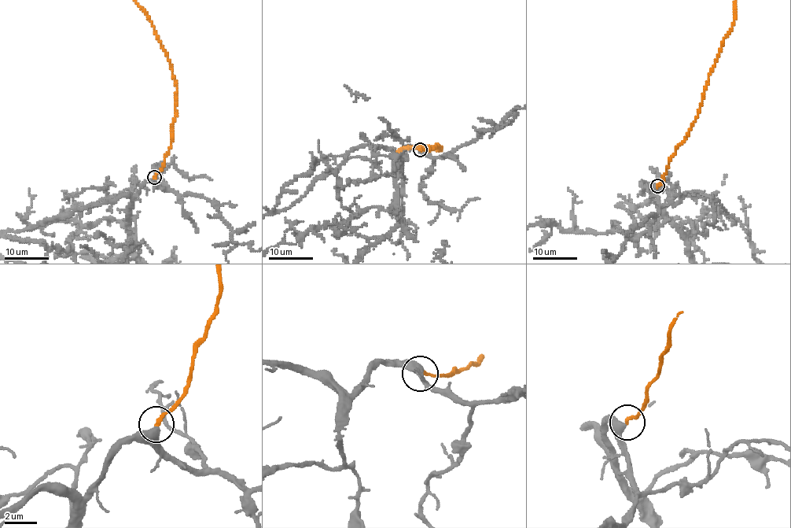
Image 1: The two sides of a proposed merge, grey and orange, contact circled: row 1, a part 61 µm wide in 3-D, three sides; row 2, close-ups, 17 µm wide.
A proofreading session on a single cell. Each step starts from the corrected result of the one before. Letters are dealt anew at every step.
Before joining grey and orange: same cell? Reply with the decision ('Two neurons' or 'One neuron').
One neuron

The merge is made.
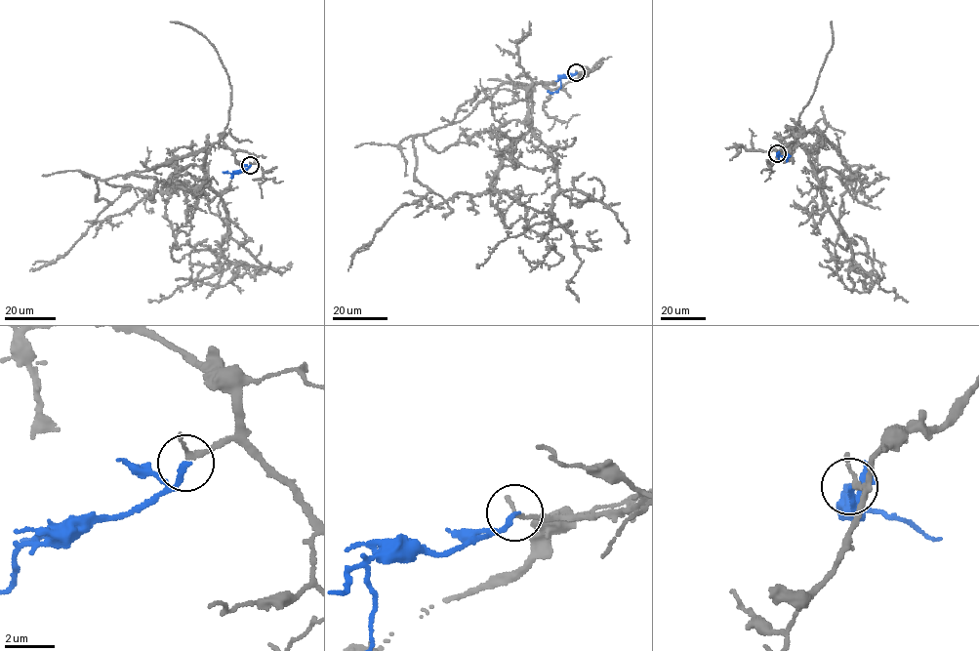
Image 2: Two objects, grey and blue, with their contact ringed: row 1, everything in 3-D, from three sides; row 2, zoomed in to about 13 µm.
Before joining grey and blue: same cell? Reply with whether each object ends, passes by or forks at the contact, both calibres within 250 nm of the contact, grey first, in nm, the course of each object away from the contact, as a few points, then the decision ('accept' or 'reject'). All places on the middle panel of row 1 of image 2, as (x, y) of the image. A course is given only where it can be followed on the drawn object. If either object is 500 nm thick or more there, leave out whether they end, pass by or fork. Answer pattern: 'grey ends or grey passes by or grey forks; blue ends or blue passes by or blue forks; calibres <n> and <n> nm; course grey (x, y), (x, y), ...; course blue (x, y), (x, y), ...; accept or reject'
grey passes by; blue ends; calibres 140 and 180 nm; course grey (576, 72), (554, 89), (501, 84), (460, 121), (417, 135), (415, 177), (428, 191), (398, 209), (347, 270); course blue (577, 72), (561, 77), (557, 92), (548, 91); accept

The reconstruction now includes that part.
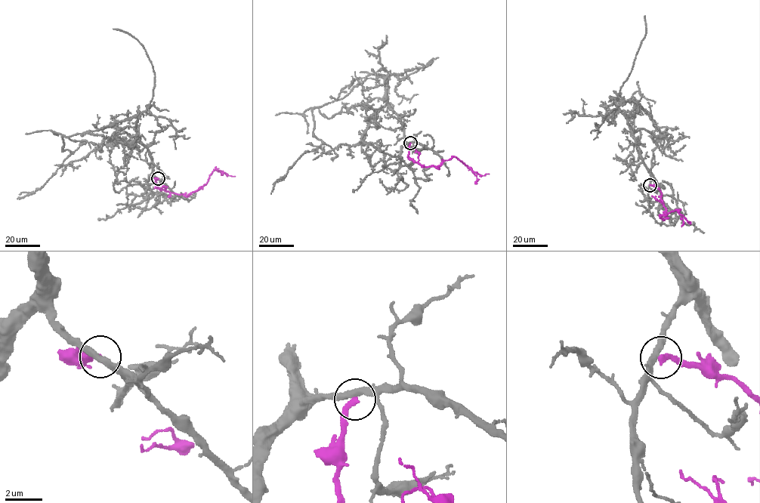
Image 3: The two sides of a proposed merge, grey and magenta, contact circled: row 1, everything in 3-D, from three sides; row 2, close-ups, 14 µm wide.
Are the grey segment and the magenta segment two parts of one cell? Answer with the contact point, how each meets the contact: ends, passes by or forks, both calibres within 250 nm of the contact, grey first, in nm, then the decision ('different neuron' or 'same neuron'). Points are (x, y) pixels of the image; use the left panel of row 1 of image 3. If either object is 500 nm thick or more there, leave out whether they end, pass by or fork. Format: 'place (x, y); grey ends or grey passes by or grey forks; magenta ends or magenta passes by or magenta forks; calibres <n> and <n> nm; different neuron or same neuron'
place (158, 178); grey passes by; magenta ends; calibres 340 and 300 nm; different neuron

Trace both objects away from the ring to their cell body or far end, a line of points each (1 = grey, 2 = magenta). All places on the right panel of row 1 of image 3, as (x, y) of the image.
1: (650, 185), (650, 173), (628, 120), (610, 96), (626, 102), (633, 98), (655, 121), (659, 150), (682, 161)
2: (650, 185), (659, 189), (666, 209), (666, 217), (661, 218), (659, 215), (677, 210), (683, 220), (681, 226)

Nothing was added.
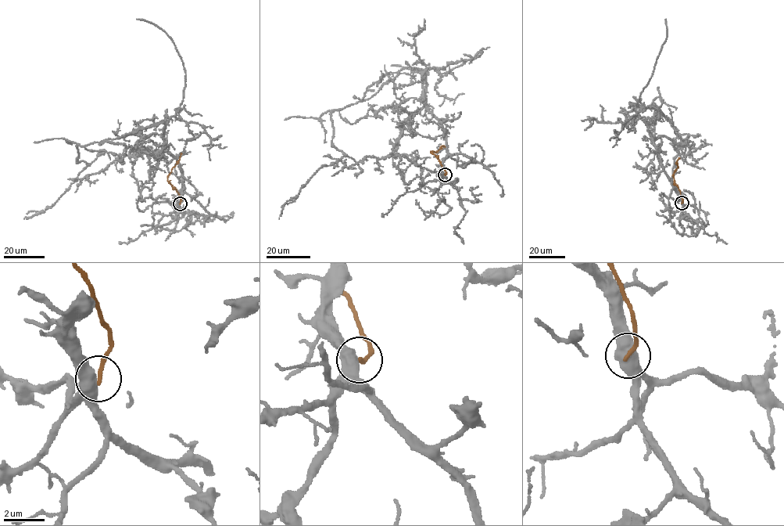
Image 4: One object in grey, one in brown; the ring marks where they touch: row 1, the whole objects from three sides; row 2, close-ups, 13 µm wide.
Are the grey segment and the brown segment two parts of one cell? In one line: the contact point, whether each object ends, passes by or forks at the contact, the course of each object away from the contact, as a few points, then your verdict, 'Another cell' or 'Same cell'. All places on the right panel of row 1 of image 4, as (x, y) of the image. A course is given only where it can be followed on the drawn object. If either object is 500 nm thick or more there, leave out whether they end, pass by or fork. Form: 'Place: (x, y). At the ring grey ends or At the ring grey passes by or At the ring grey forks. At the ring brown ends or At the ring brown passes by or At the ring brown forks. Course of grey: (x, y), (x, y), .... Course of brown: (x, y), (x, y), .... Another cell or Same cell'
Place: (681, 203). Course of grey: (681, 203), (649, 127), (628, 102), (646, 108), (653, 104), (676, 128), (681, 158), (704, 169). Course of brown: (681, 203), (674, 175), (679, 158). Another cell

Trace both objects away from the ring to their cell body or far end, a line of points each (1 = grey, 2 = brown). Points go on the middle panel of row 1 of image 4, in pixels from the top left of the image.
1: (445, 174), (423, 72), (406, 67), (331, 113), (343, 155), (278, 218)
2: (445, 174), (440, 162), (431, 152), (435, 152), (442, 145), (445, 147)

